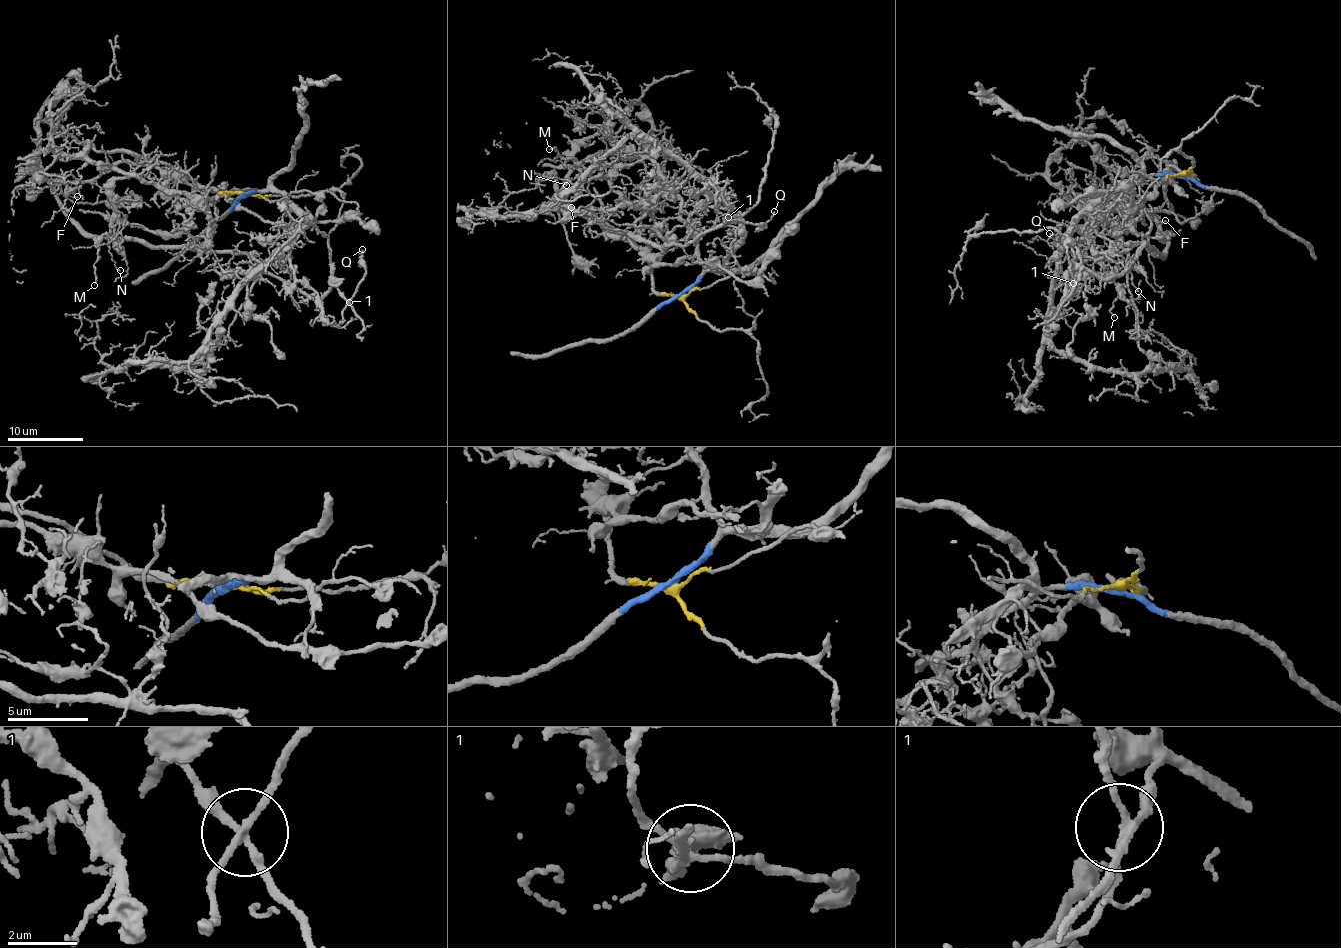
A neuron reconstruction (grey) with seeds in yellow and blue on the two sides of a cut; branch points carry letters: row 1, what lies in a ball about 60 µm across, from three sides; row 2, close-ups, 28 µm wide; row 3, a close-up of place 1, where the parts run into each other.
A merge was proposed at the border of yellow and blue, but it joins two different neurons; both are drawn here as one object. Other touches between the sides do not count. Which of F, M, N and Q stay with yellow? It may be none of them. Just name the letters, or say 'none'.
F

